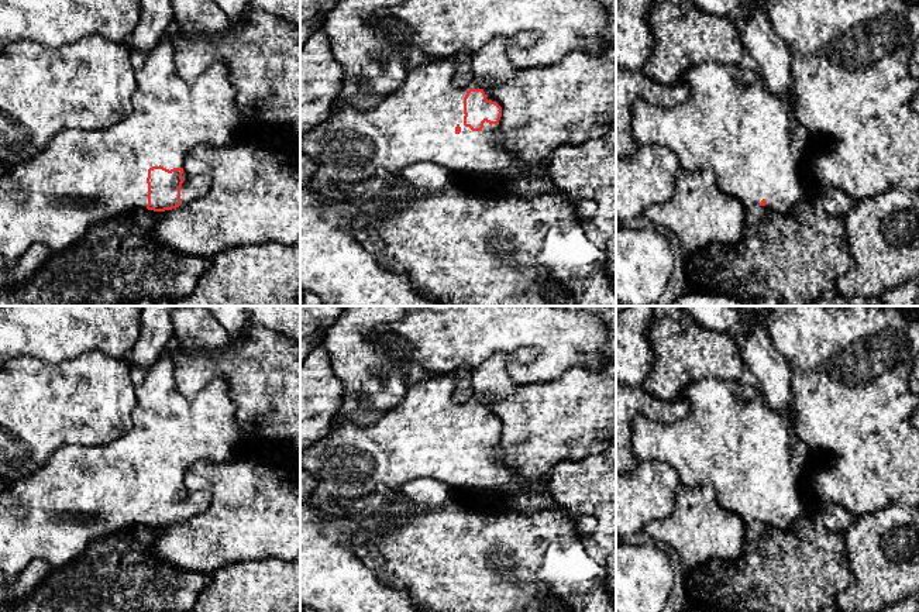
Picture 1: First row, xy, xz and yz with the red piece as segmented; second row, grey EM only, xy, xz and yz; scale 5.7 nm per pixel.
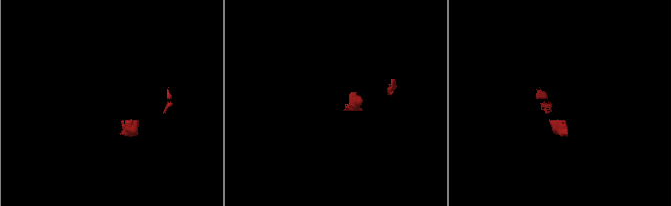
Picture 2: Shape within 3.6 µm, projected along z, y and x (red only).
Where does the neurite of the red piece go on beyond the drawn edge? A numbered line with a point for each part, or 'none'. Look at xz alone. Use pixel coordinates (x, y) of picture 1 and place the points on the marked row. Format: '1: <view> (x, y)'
1: xz (415, 124)

